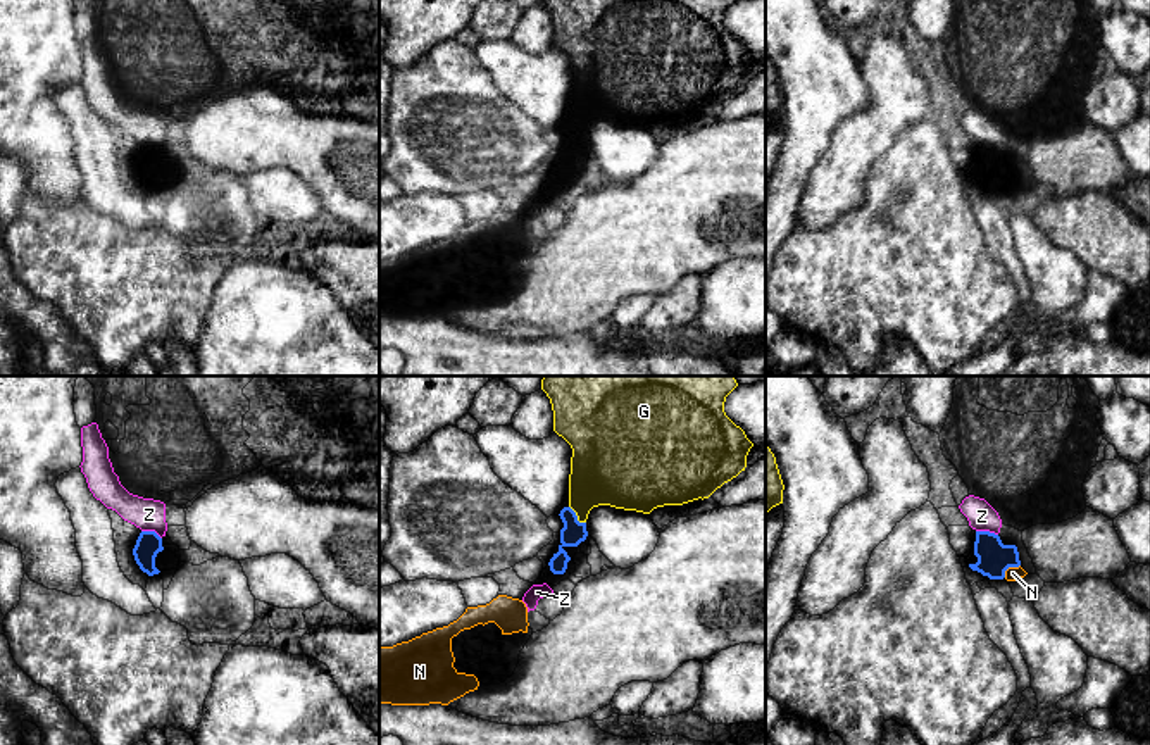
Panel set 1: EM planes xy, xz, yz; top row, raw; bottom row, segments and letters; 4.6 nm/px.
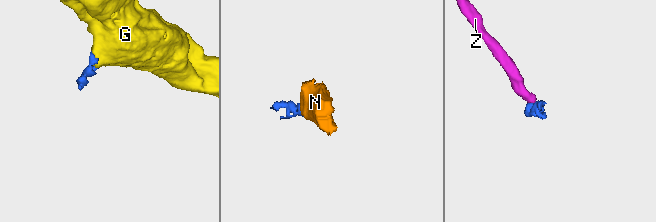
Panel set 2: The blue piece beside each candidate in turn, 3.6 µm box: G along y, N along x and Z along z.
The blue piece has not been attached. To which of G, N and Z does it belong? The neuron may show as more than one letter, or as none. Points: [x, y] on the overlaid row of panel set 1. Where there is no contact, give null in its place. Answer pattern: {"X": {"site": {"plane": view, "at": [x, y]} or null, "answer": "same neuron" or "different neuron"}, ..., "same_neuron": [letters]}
{"G": {"site": {"plane": "xz", "at": [576, 516]}, "answer": "same neuron"}, "N": {"site": {"plane": "yz", "at": [1009, 566]}, "answer": "same neuron"}, "Z": {"site": {"plane": "yz", "at": [987, 532]}, "answer": "different neuron"}, "same_neuron": ["G", "N"]}

